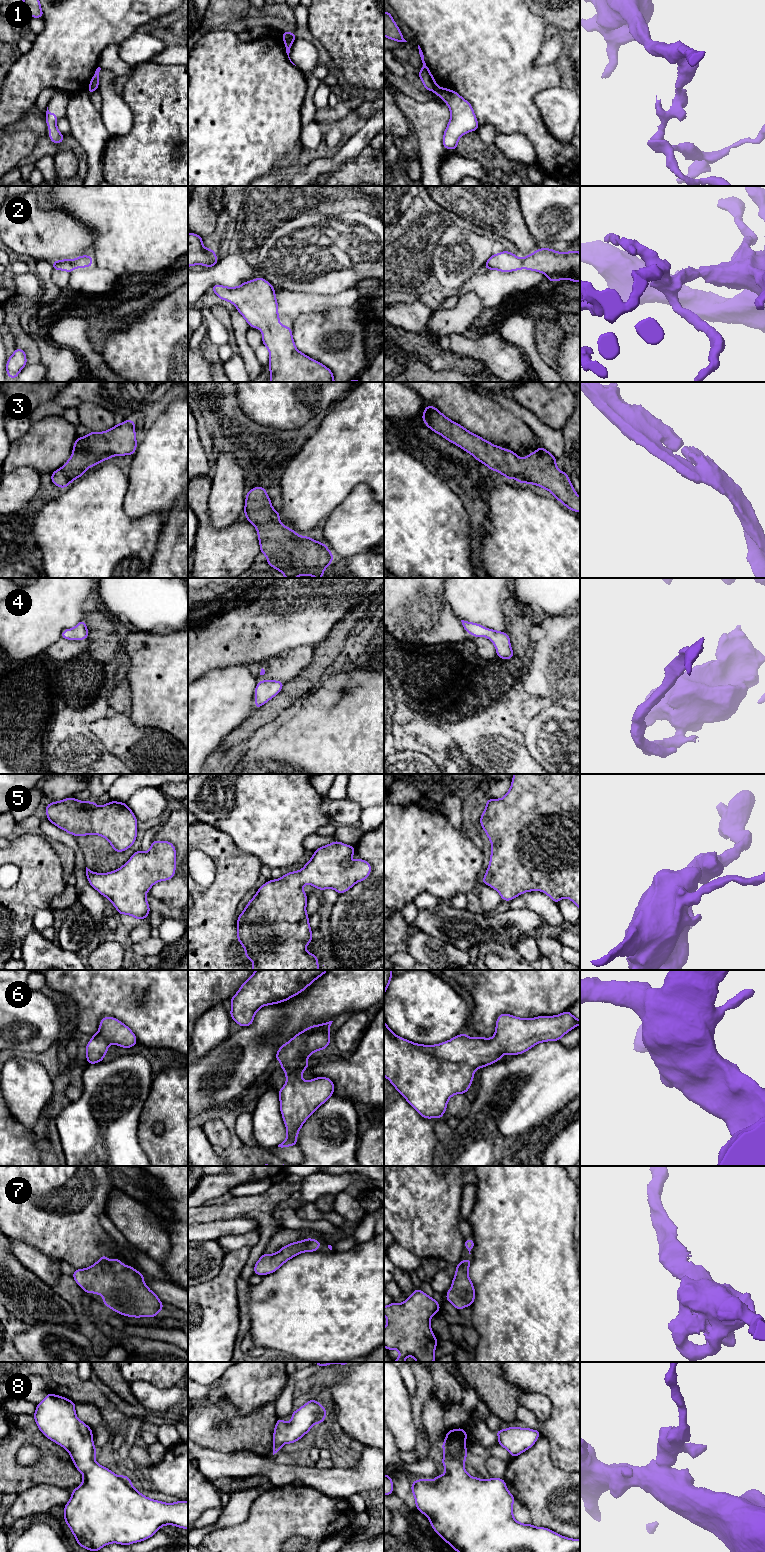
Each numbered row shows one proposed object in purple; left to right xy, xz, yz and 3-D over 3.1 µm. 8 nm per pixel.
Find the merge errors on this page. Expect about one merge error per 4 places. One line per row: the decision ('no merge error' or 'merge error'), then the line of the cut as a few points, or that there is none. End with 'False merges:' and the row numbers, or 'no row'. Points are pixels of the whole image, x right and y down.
1: merge error; cut in xz along (284, 40), (291, 43)
2: no merge error; no cut
3: no merge error; no cut
4: no merge error; no cut
5: no merge error; no cut
6: no merge error; no cut
7: no merge error; no cut
8: no merge error; no cut
False merges: 1

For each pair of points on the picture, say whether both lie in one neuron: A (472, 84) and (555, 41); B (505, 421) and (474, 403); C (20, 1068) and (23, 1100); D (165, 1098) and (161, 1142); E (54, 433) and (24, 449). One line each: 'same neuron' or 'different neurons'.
A: different neurons
B: same neuron
C: same neuron
D: same neuron
E: same neuron

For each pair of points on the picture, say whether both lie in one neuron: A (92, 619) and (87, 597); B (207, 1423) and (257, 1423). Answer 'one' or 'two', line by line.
A: two
B: one

